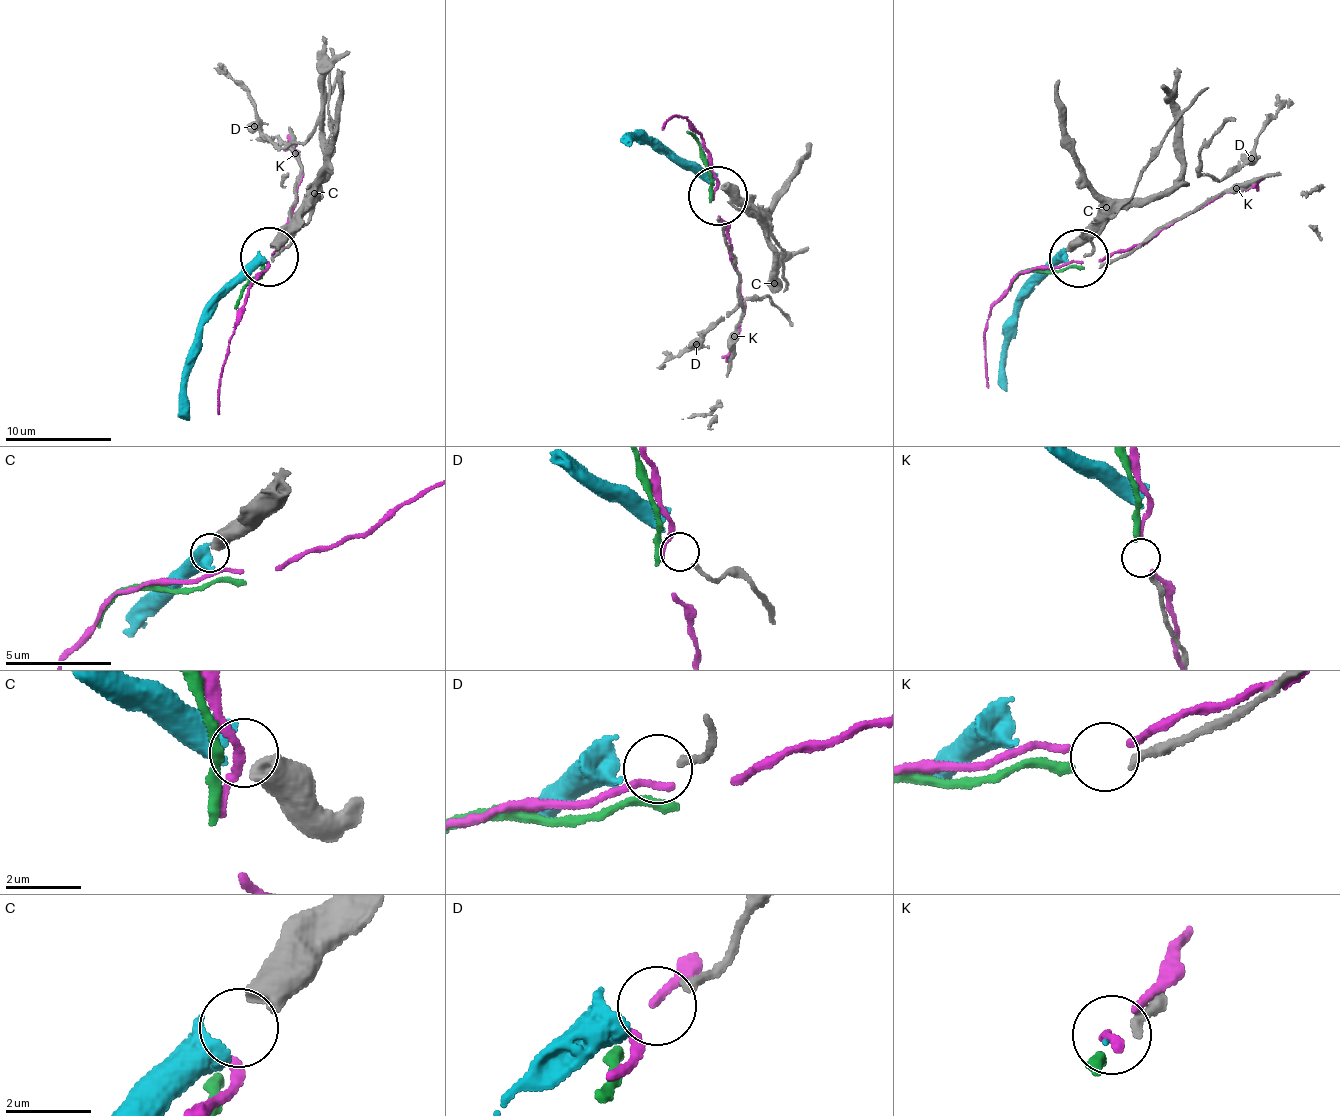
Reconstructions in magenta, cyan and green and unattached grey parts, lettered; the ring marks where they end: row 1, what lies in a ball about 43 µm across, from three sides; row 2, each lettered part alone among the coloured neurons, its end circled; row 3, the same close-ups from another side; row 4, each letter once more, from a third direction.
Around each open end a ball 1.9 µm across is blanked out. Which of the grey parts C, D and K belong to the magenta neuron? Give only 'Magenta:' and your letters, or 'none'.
Magenta: none

